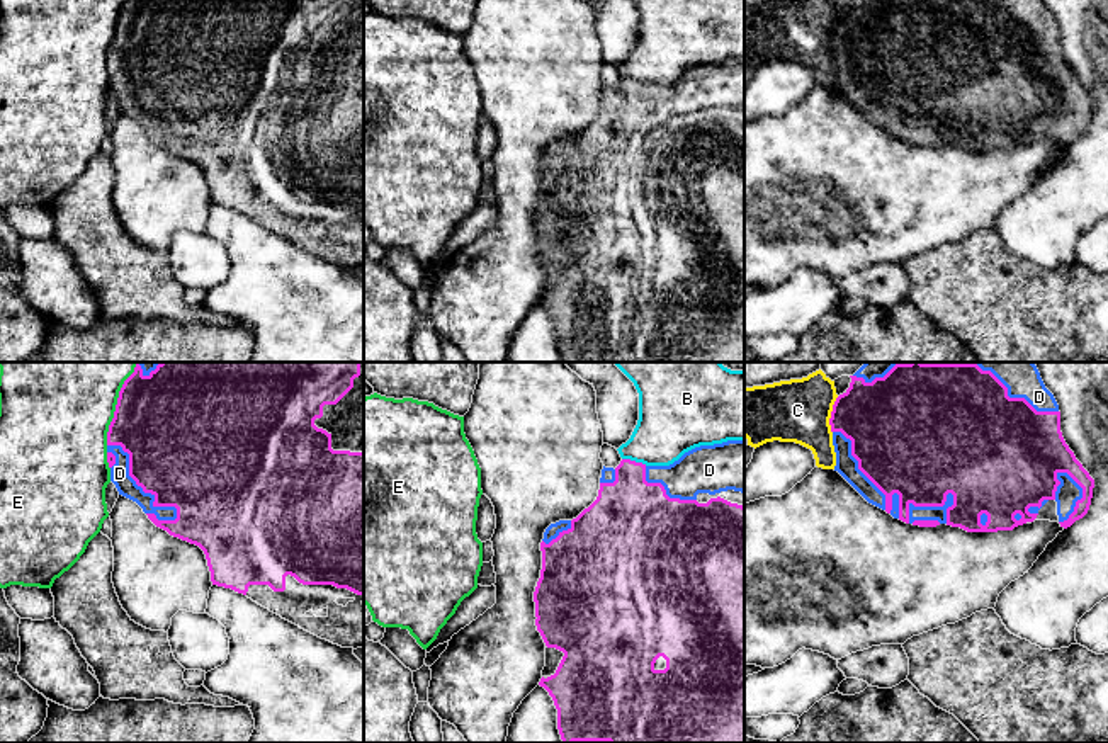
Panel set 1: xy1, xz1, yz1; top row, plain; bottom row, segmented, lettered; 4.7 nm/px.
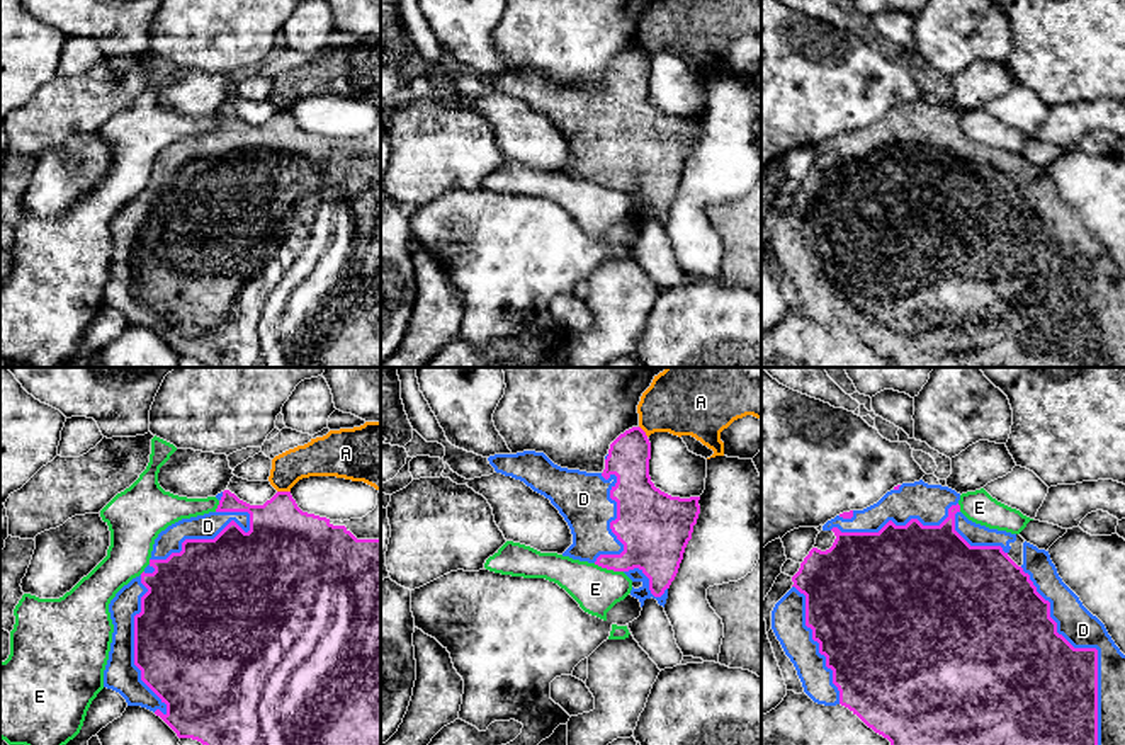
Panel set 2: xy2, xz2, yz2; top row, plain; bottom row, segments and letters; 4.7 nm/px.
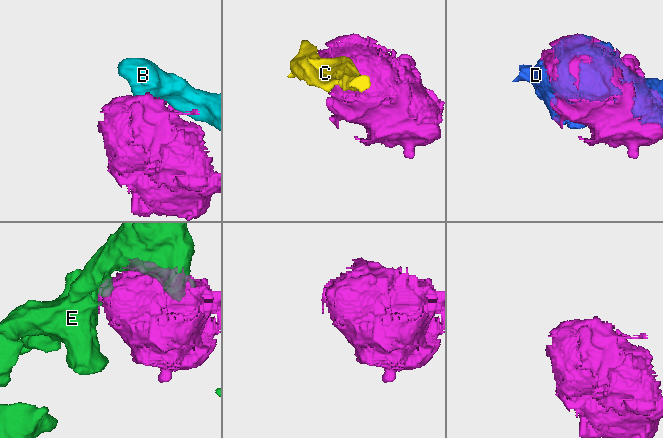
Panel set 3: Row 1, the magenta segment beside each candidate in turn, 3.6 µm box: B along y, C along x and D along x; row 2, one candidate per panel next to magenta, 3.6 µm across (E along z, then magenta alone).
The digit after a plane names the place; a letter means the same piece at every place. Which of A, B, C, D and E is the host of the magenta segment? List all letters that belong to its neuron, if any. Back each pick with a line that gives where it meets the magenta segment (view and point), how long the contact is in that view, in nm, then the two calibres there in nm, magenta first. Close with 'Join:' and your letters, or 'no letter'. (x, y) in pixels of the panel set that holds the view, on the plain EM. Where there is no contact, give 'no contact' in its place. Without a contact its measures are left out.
D: contact yz2 (1093, 267); length 950 nm; calibres 400 and 170 nm
Join: D

